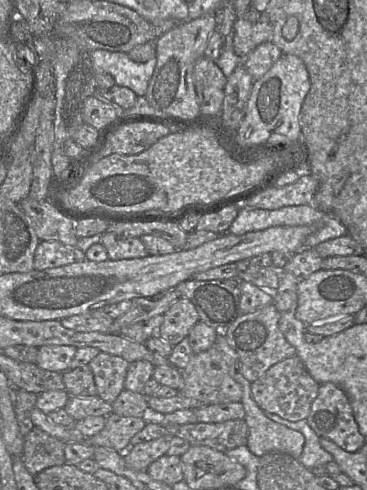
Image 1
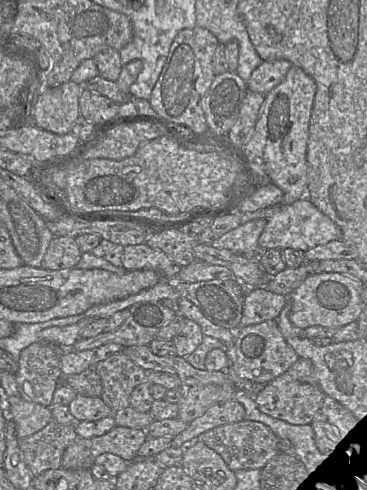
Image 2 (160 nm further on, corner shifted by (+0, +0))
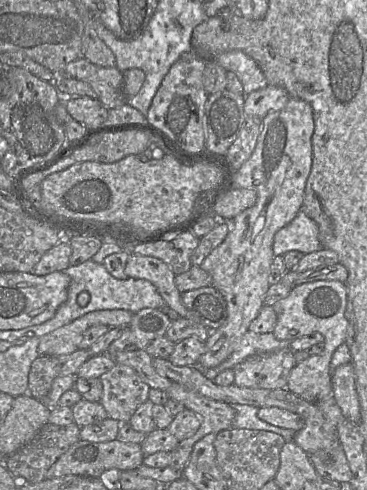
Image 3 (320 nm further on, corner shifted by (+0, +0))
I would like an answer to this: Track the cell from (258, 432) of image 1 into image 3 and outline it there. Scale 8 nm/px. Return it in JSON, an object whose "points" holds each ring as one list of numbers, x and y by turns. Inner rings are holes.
{"points":[[130,254,125,266,127,277,151,282,165,301,165,306,177,312,180,318,189,318,181,293,175,285,176,275,162,260]]}

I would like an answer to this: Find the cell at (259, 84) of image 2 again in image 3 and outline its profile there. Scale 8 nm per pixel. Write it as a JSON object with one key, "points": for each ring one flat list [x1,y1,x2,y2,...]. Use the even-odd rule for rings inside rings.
{"points":[[267,85,246,95,244,114,247,117,262,119,270,112,280,111,289,101,289,94,284,88]]}

